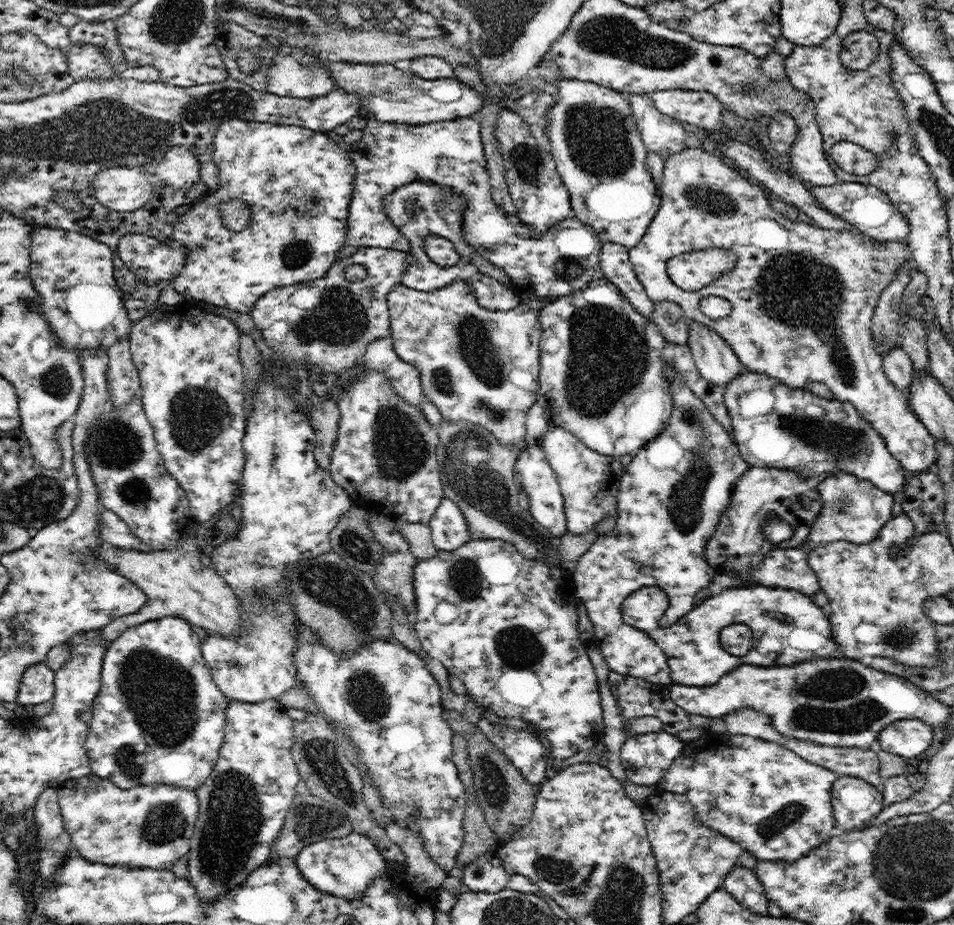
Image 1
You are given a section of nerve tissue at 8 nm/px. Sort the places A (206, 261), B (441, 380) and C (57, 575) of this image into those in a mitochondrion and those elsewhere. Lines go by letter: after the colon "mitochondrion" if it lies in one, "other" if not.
A: other
B: mitochondrion
C: other

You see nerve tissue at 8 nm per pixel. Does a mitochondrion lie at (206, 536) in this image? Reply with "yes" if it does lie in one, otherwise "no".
no

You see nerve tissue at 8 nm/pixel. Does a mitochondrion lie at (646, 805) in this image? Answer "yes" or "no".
no

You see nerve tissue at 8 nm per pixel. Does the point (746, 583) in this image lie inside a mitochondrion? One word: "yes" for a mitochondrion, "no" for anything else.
no

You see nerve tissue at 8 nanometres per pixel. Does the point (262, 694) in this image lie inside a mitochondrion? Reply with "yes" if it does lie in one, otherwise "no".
no

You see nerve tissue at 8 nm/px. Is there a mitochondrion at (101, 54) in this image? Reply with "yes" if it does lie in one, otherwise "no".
no

